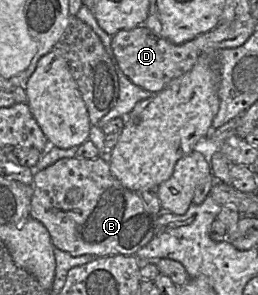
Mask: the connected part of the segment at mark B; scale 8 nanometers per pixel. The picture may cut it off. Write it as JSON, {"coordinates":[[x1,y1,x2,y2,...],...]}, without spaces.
{"coordinates":[[63,158,34,174,30,218,41,222,48,230,54,247,72,256,112,255,134,256,153,238,159,215,150,213,140,193,125,188,110,171,109,162,95,159]]}

